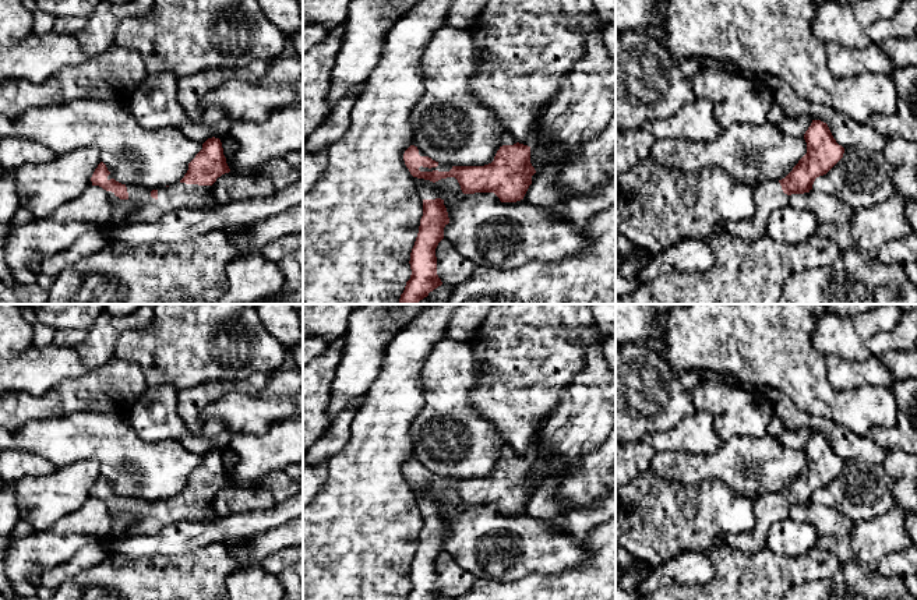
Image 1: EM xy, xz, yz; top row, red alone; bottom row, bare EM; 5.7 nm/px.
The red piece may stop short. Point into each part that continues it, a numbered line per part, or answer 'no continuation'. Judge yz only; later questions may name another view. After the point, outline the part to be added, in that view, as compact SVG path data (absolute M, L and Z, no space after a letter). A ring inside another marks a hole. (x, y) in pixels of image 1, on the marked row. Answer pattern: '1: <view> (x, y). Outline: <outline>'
1: yz (769, 196). Outline: M766 180L755 187L756 211L751 219L730 222L724 230L743 240L756 240L766 234L766 223L770 215L790 205L790 195L784 194L779 181Z

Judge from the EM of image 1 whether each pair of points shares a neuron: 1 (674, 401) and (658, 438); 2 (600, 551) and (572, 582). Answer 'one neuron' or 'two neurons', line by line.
1: two neurons
2: one neuron

